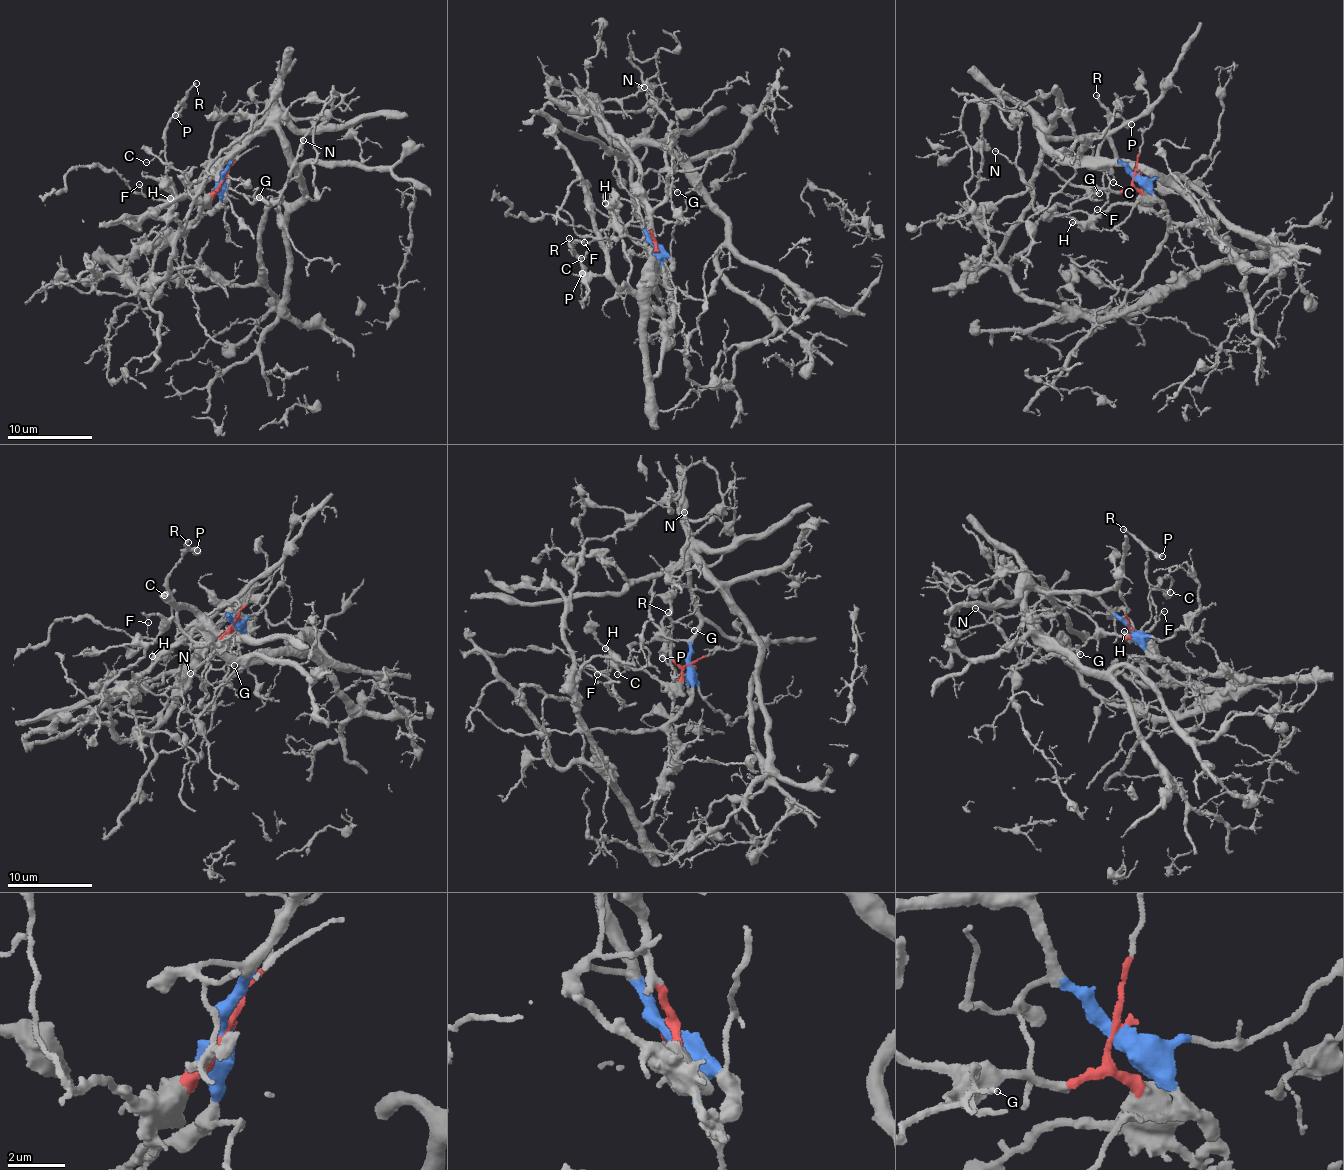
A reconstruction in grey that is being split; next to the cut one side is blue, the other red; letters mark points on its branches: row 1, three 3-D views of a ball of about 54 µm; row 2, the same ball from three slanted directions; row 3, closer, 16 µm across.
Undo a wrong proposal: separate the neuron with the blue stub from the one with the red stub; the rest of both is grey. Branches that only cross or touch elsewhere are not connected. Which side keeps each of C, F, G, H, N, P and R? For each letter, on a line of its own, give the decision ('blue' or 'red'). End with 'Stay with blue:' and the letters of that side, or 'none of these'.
C: red
F: red
G: red
H: red
N: red
P: red
R: red
Stay with blue: none of these

